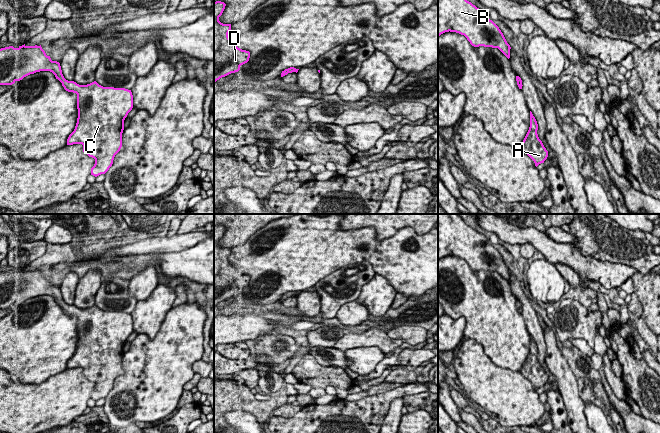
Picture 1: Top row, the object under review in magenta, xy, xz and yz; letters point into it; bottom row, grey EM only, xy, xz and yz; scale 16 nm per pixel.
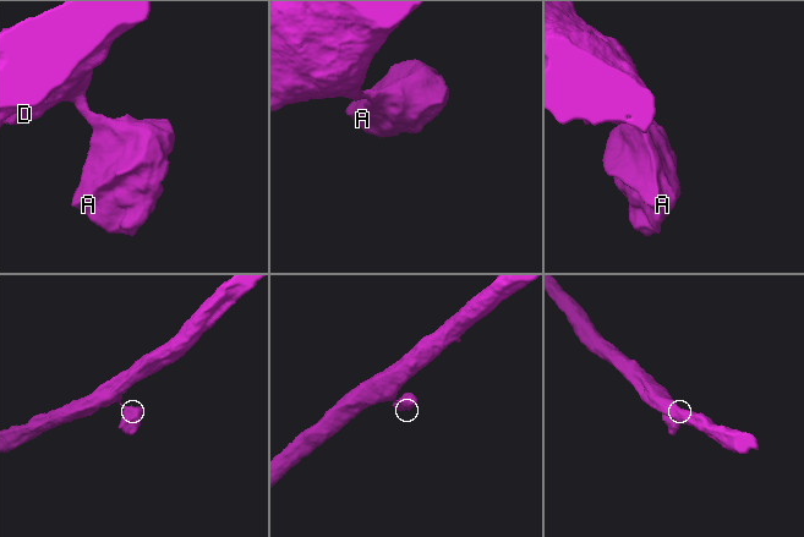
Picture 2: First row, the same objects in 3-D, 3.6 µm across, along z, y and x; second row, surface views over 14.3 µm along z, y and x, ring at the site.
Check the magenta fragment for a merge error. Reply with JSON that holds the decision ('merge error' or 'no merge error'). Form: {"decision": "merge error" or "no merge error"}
{"decision": "no merge error"}

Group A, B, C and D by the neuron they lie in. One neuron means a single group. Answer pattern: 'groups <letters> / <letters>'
groups A B C D

